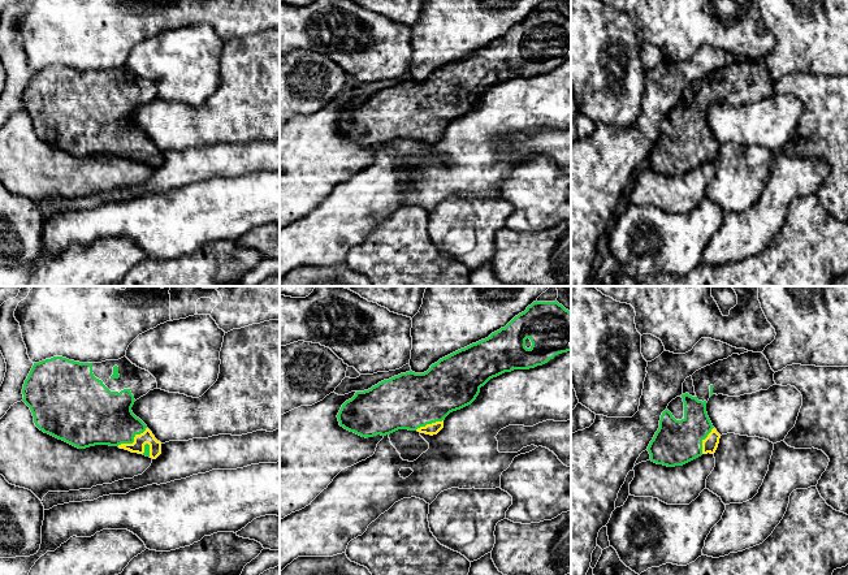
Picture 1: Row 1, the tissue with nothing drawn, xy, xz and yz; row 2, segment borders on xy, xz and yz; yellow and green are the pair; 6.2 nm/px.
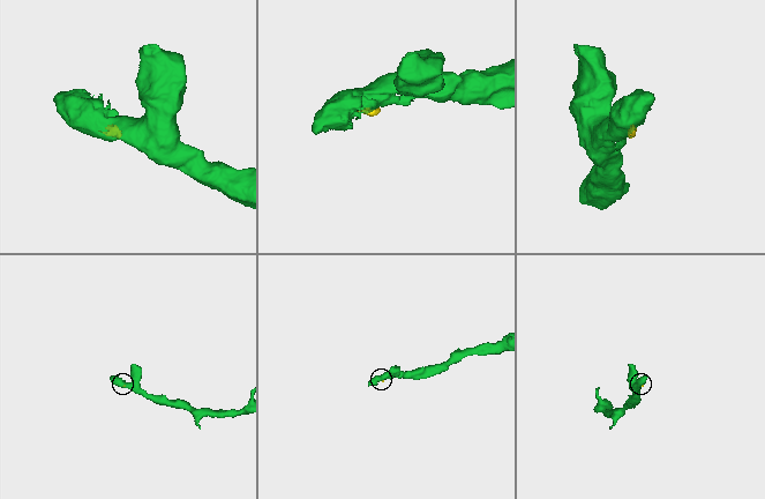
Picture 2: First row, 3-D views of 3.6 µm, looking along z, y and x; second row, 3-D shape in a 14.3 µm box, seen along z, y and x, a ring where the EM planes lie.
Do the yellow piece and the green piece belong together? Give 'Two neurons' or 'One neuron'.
One neuron

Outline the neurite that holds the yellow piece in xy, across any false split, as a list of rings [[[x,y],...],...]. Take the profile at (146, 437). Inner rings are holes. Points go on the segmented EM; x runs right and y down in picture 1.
[[[53,356],[34,363],[23,384],[22,401],[30,407],[34,423],[40,431],[78,449],[109,445],[156,459],[161,454],[161,442],[131,411],[134,402],[153,389],[157,389],[156,379],[148,371],[133,364],[126,356],[101,363],[79,363],[62,356]]]

